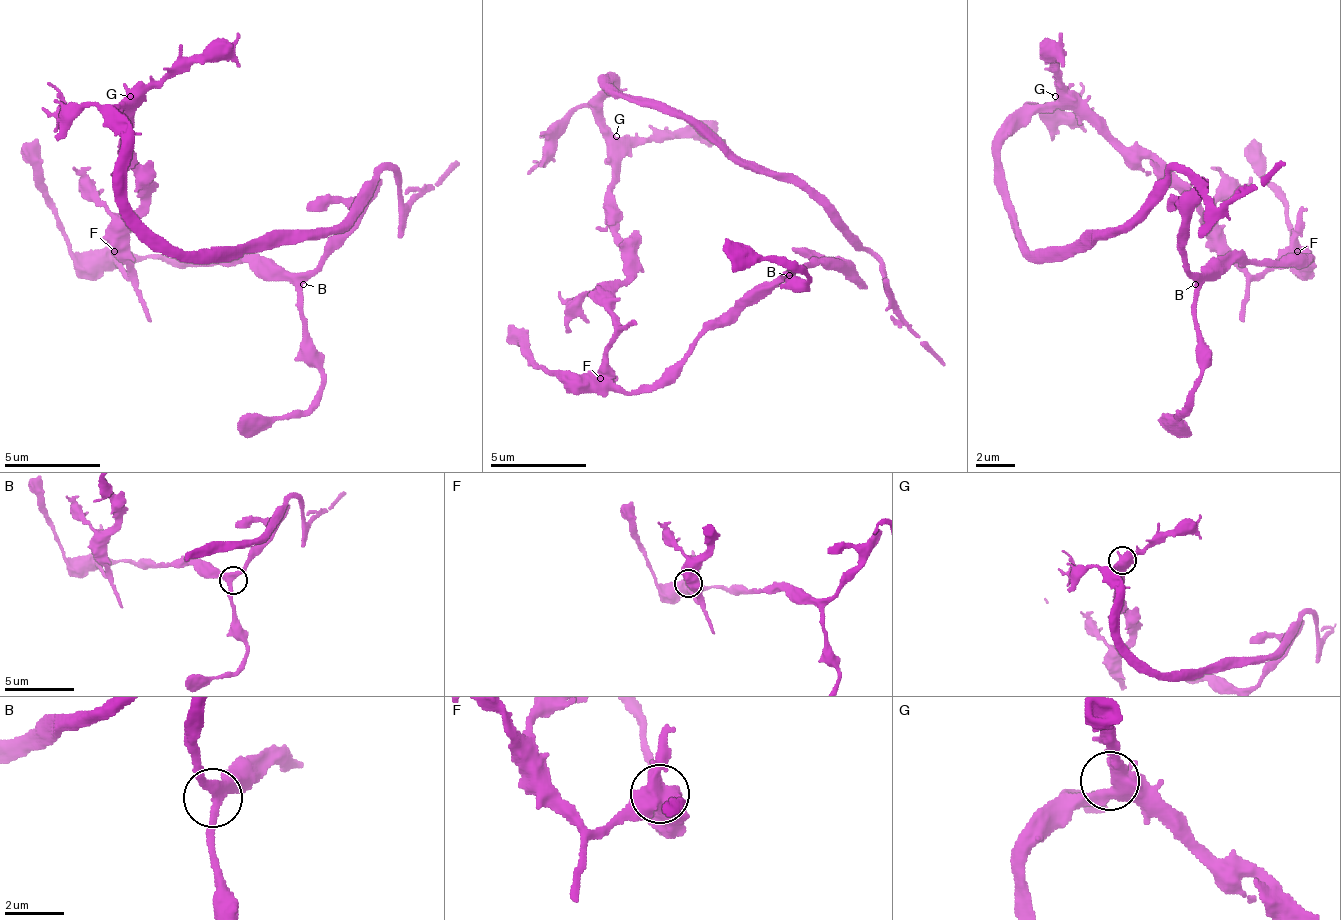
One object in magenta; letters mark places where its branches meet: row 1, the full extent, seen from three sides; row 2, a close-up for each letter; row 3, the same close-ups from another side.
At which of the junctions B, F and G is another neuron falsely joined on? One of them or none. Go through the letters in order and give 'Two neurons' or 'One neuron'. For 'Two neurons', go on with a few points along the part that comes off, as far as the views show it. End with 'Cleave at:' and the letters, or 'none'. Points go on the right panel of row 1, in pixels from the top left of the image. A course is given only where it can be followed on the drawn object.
B: One neuron
F: Two neurons. Course of the part to remove: (1296, 250), (1310, 255), (1238, 260), (1200, 289), (1195, 342), (1200, 385), (1166, 428)
G: One neuron
Cleave at: F

